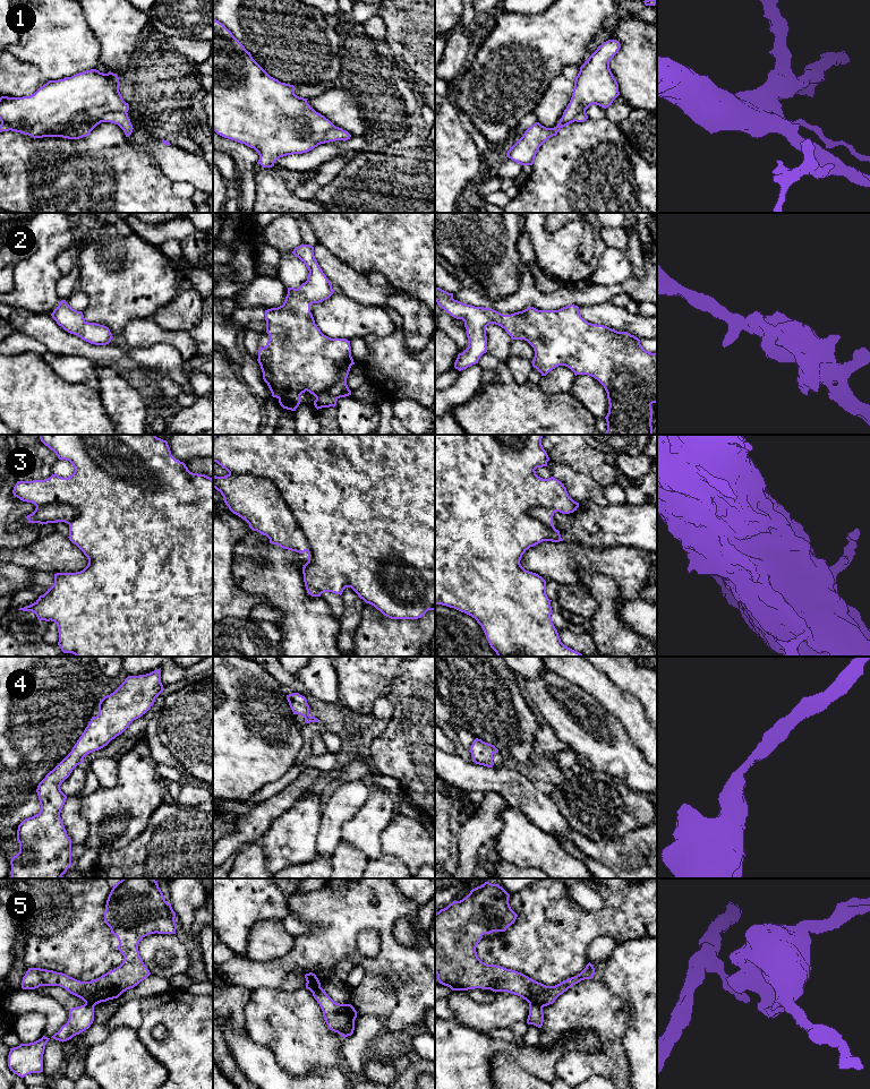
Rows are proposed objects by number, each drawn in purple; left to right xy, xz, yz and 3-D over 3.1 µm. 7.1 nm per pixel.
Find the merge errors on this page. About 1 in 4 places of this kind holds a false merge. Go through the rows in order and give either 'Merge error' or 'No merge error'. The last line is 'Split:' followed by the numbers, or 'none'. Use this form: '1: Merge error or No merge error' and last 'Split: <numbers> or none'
1: Merge error
2: No merge error
3: Merge error
4: No merge error
5: Merge error
Split: 1, 3, 5

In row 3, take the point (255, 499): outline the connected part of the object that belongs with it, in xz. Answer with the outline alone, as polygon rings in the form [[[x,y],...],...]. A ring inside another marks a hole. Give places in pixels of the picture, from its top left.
[[[229,473],[224,477],[213,475],[213,488],[221,492],[229,509],[245,520],[253,531],[266,535],[270,543],[278,544],[283,549],[299,554],[307,551],[308,561],[312,560],[310,548],[302,531],[271,480],[250,473]]]

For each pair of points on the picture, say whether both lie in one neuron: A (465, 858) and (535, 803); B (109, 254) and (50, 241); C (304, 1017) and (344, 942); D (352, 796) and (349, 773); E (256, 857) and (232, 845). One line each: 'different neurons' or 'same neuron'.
A: different neurons
B: different neurons
C: different neurons
D: different neurons
E: different neurons

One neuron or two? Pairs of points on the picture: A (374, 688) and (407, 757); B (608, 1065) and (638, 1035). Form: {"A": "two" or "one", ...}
{"A": "two", "B": "two"}

